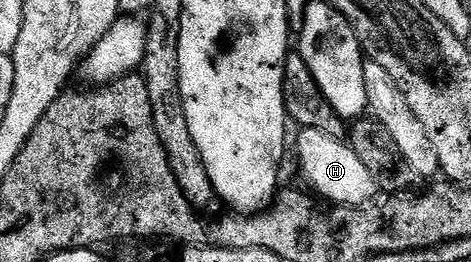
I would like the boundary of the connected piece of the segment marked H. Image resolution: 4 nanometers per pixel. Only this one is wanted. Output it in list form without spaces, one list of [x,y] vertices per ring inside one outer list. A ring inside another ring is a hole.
[[[301,129],[297,135],[297,159],[301,162],[301,171],[305,179],[325,199],[333,203],[345,203],[346,208],[362,207],[364,203],[378,194],[379,188],[375,177],[359,161],[359,157],[348,142],[327,137],[327,133],[319,133],[319,129]]]

